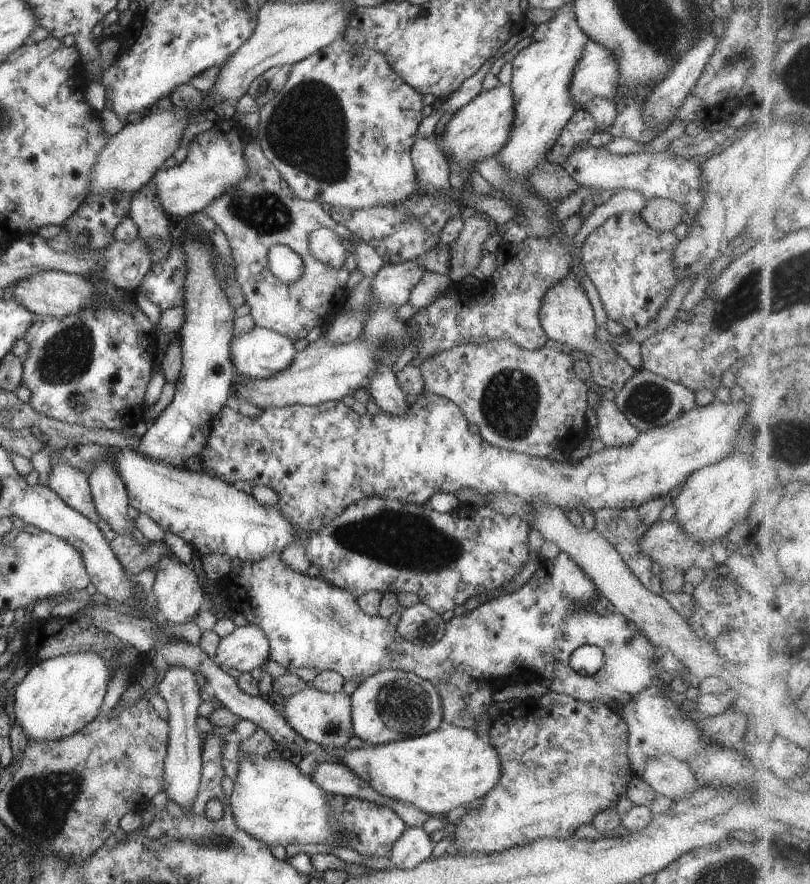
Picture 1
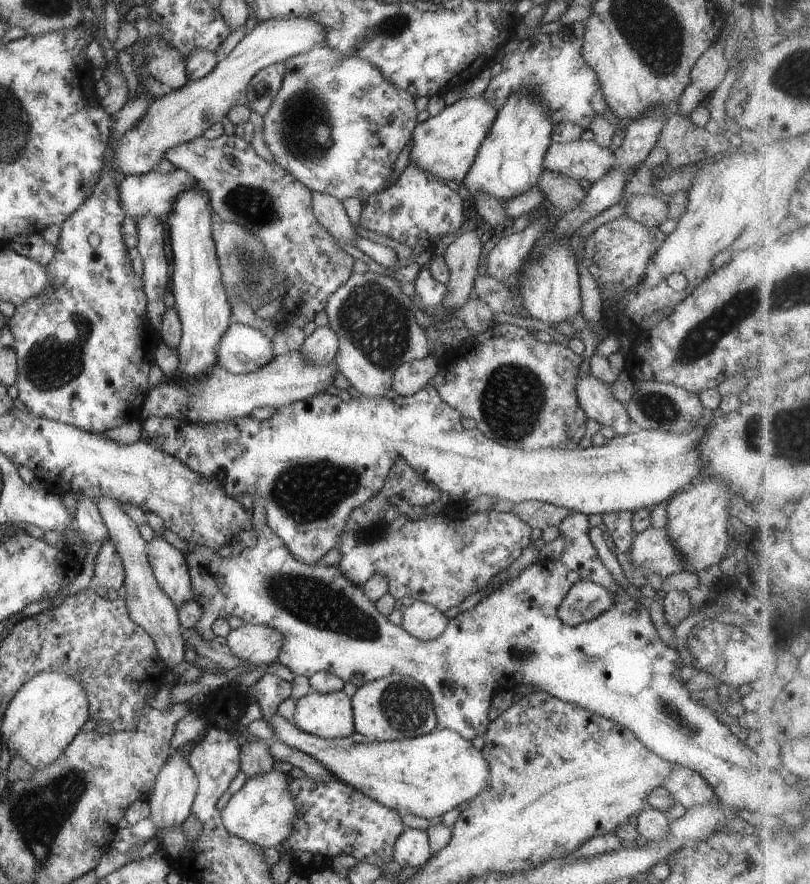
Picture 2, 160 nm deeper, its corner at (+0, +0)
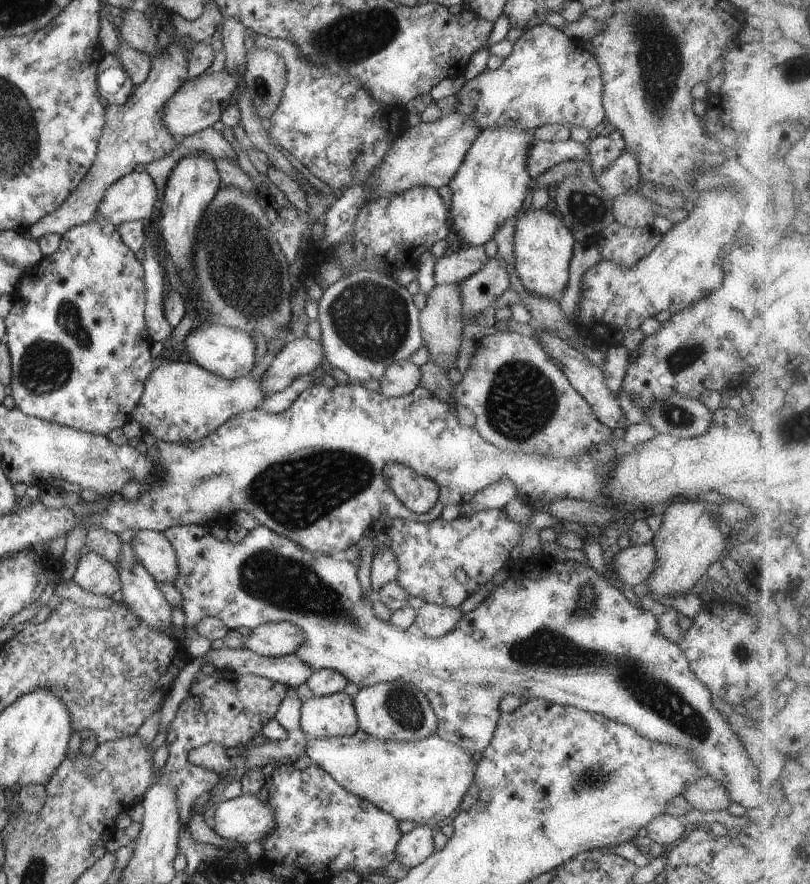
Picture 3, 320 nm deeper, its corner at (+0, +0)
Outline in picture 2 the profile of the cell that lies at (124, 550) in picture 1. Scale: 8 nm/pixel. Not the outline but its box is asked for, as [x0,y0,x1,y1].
[91,541,125,591]

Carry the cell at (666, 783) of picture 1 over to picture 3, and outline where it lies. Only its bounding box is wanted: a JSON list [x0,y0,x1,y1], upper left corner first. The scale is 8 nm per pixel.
[682,774,734,812]

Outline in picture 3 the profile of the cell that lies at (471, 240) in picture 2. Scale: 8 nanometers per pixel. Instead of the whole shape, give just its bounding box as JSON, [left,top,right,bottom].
[419,284,465,372]

